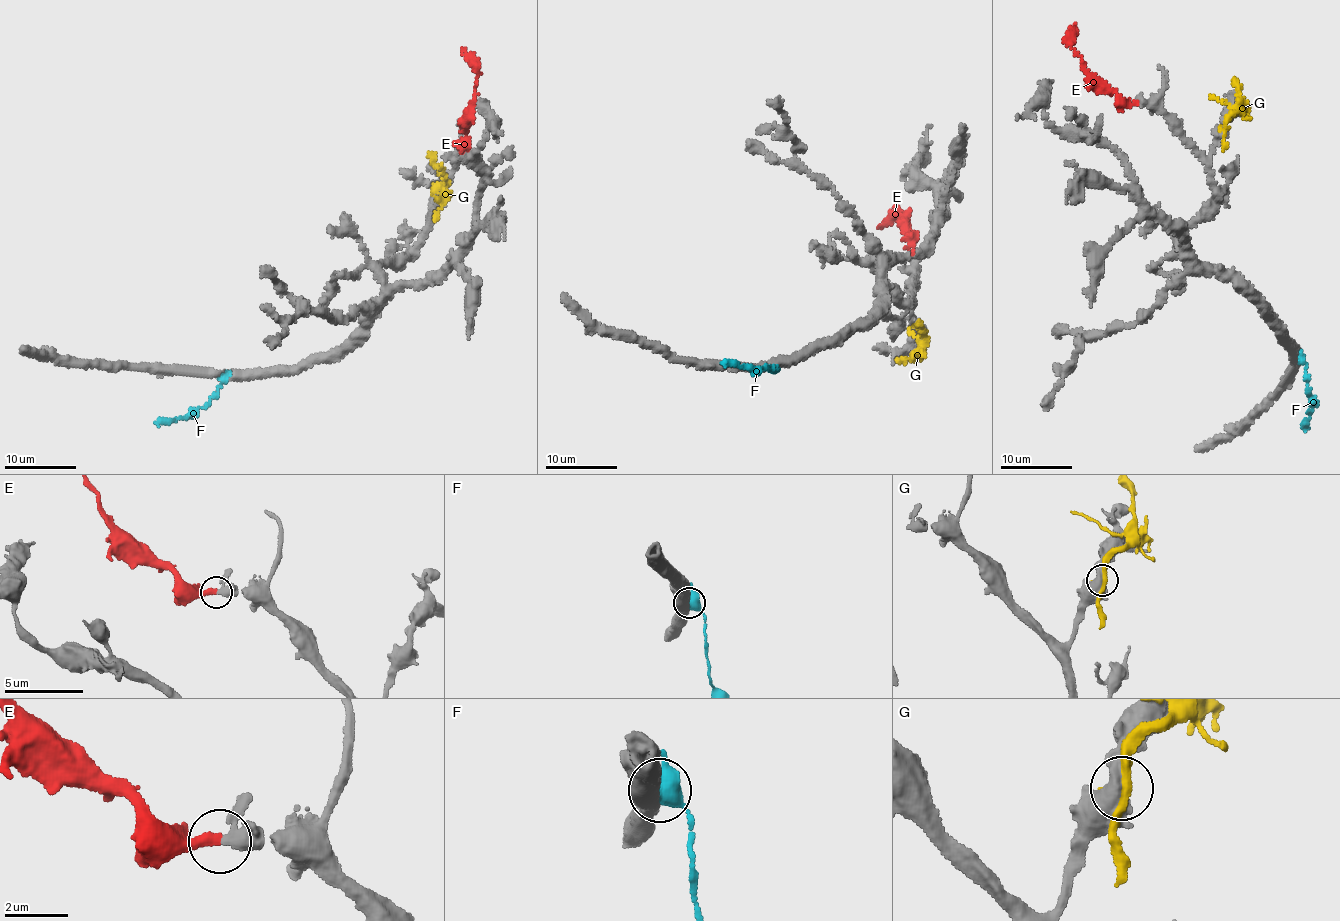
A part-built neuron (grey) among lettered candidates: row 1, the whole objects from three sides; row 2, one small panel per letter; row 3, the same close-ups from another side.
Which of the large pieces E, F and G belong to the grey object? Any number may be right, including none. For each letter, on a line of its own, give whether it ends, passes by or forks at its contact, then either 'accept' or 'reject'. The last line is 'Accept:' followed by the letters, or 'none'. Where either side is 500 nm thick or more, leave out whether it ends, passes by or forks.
E: it ends | accept
F: reject
G: reject
Accept: E

